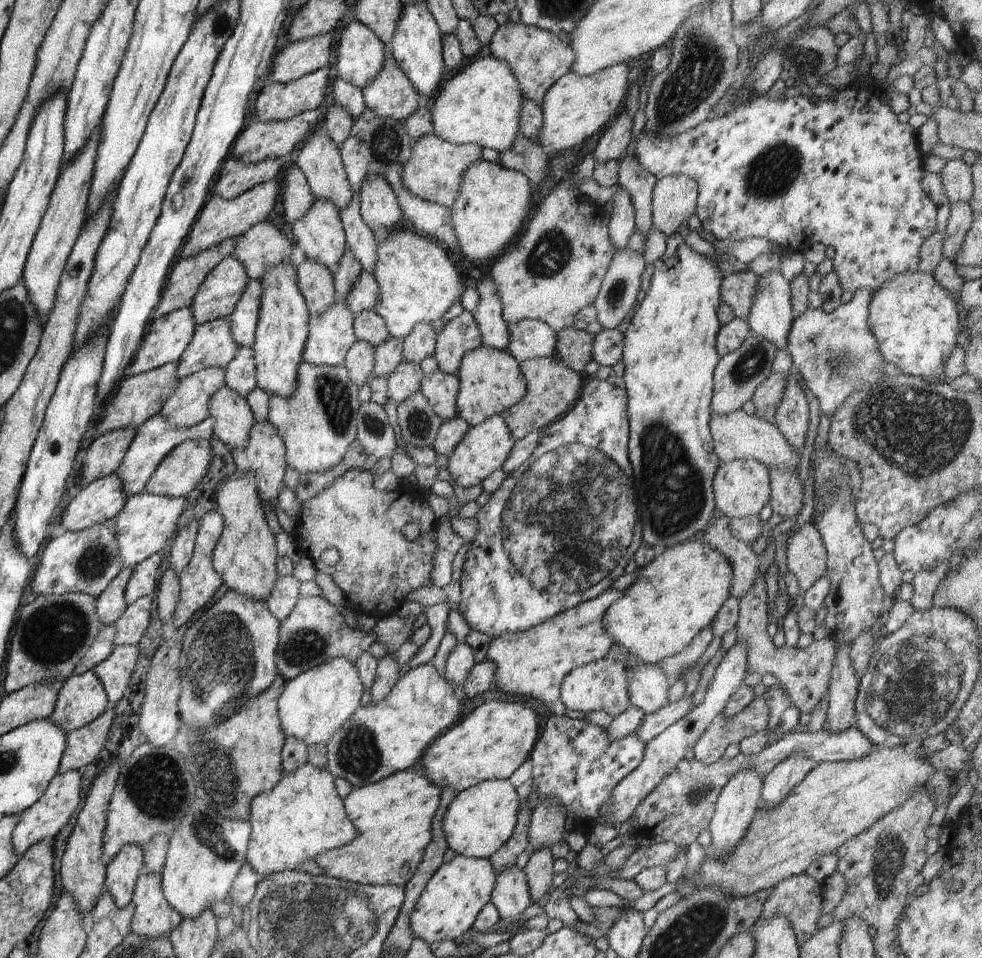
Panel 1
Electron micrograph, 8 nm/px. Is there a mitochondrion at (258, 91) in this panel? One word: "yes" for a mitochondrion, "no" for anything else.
no

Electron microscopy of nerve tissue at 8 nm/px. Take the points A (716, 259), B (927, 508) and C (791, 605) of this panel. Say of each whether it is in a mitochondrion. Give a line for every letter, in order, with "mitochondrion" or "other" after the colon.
A: other
B: other
C: other

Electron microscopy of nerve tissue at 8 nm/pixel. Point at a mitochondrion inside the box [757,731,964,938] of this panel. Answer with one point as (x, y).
(890, 851)

